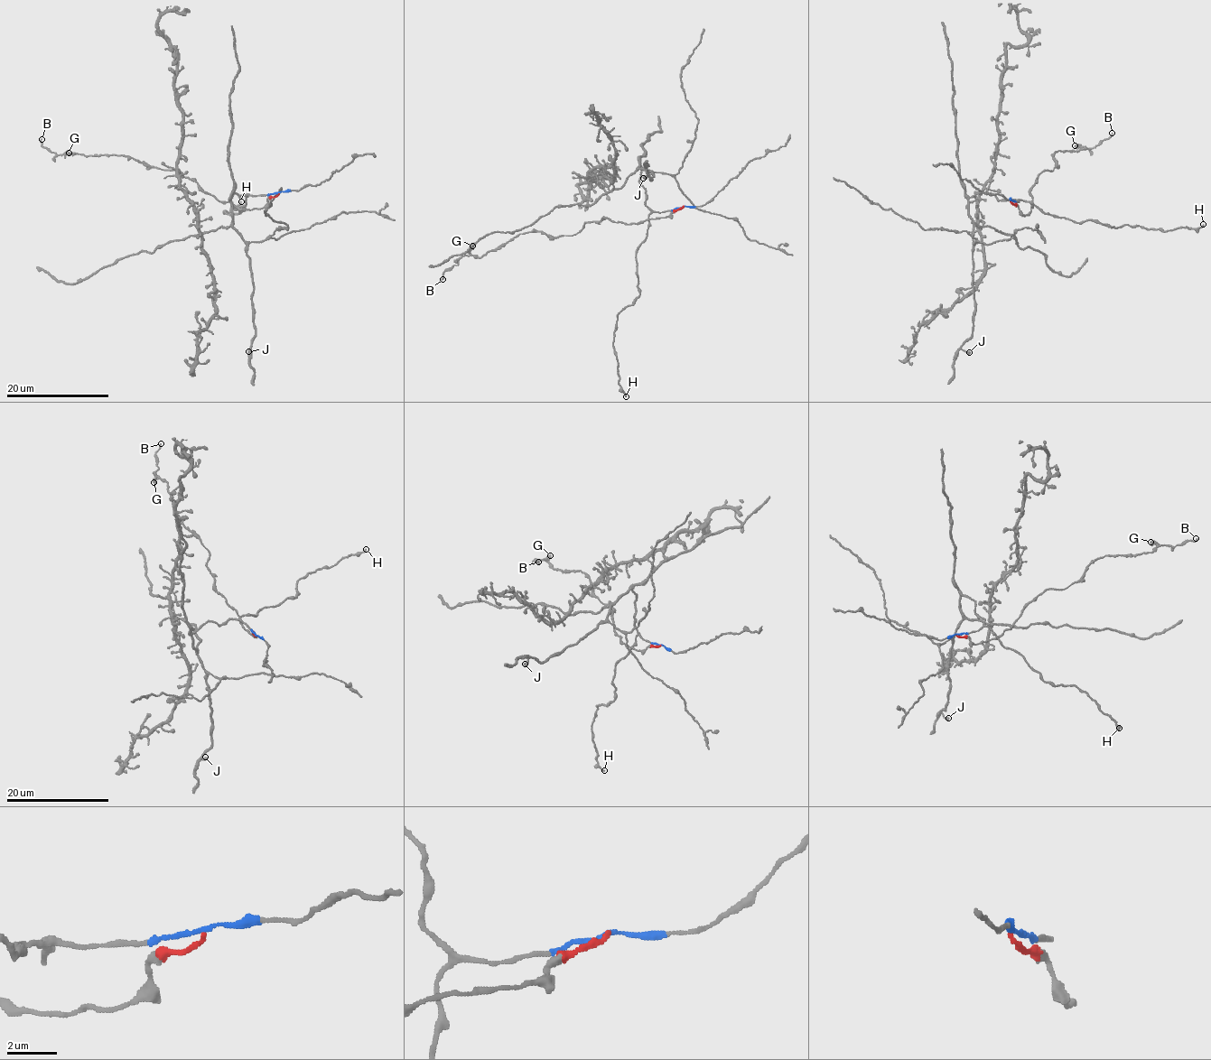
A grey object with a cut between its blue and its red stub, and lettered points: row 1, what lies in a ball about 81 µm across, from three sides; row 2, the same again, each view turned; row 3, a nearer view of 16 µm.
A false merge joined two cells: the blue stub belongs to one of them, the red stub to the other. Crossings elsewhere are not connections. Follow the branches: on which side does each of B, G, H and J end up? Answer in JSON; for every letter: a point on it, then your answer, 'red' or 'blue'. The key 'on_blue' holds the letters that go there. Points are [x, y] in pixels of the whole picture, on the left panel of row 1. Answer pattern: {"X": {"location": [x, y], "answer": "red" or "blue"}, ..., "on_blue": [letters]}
{"B": {"location": [41, 139], "answer": "red"}, "G": {"location": [69, 153], "answer": "red"}, "H": {"location": [241, 201], "answer": "blue"}, "J": {"location": [248, 351], "answer": "blue"}, "on_blue": ["H", "J"]}

